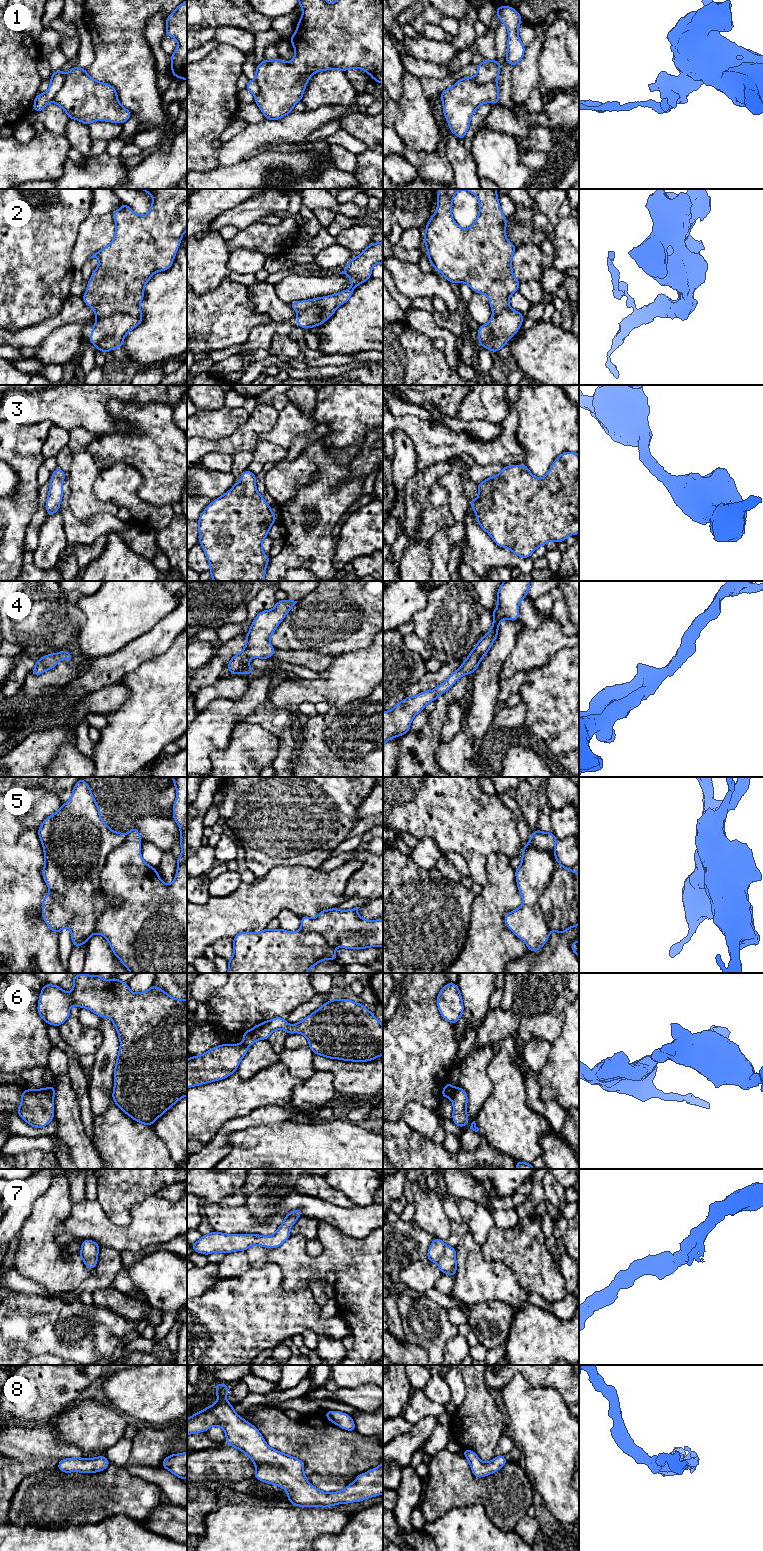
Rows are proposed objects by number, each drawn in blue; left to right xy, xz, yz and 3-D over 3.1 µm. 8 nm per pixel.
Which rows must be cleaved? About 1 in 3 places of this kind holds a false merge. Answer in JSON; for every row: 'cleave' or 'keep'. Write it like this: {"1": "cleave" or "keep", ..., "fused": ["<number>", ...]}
{"1": "cleave", "2": "cleave", "3": "keep", "4": "keep", "5": "cleave", "6": "cleave", "7": "keep", "8": "keep", "fused": ["1", "2", "5", "6"]}

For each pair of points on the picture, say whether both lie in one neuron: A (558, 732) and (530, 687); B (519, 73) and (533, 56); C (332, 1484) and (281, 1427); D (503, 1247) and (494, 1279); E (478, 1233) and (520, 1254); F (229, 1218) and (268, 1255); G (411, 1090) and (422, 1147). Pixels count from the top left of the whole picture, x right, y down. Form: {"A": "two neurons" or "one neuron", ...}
{"A": "one neuron", "B": "one neuron", "C": "two neurons", "D": "two neurons", "E": "two neurons", "F": "two neurons", "G": "two neurons"}

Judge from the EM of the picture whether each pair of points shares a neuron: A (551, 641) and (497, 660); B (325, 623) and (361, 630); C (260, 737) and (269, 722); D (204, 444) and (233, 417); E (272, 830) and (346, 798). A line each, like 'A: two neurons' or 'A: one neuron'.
A: two neurons
B: one neuron
C: two neurons
D: two neurons
E: one neuron

